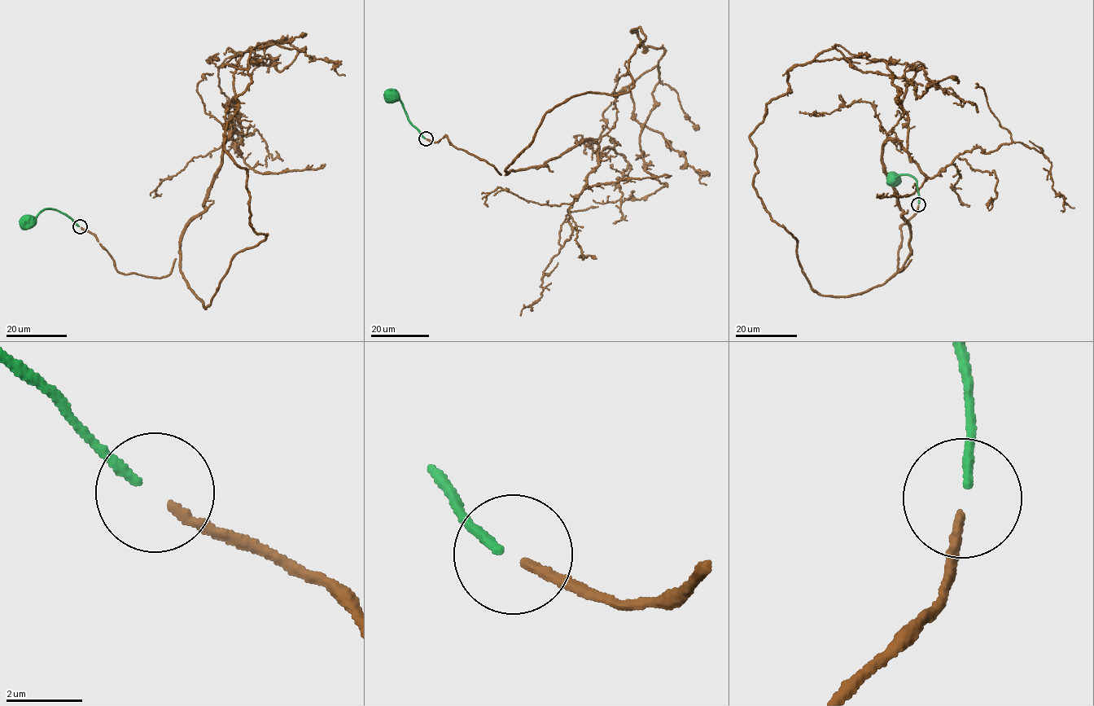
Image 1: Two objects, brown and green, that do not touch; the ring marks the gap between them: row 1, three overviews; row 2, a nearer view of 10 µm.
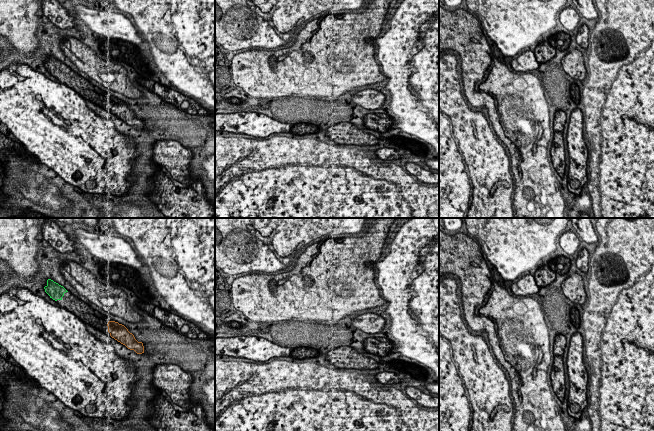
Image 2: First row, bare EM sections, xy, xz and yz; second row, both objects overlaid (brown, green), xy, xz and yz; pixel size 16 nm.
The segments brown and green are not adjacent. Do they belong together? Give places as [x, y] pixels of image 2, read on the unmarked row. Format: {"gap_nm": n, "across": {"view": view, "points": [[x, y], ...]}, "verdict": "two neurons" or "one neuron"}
{"gap_nm": 800, "across": {"view": "xy", "points": [[108, 98], [67, 67]]}, "verdict": "one neuron"}

